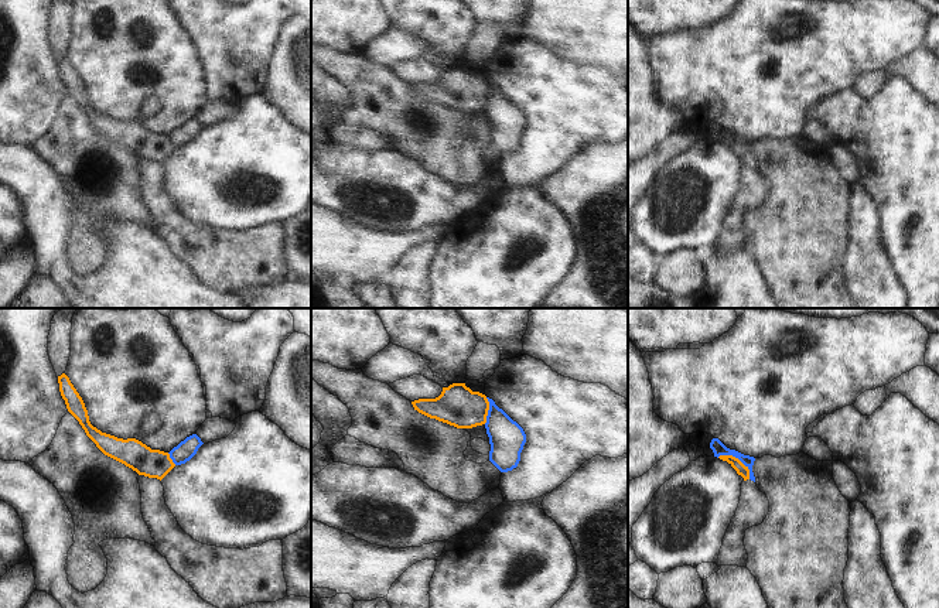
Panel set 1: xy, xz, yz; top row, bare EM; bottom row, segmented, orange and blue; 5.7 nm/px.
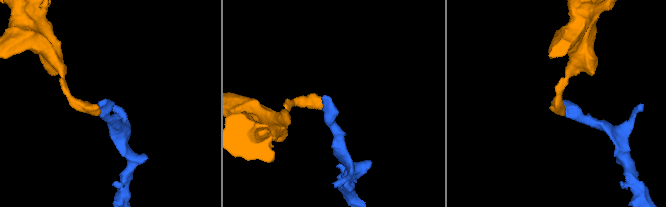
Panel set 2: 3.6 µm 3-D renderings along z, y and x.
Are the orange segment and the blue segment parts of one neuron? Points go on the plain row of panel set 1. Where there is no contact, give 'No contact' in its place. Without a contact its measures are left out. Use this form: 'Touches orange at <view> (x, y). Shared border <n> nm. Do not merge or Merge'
Touches orange at yz (737, 142). Shared border 220 nm. Do not merge.

